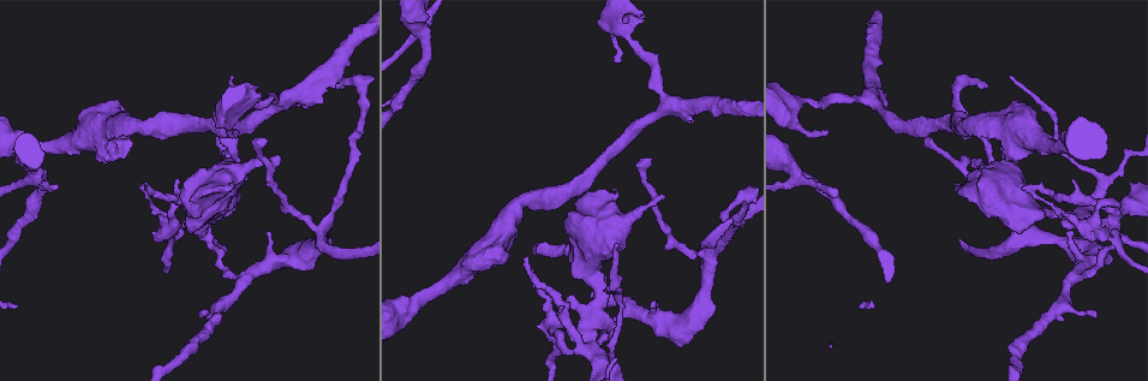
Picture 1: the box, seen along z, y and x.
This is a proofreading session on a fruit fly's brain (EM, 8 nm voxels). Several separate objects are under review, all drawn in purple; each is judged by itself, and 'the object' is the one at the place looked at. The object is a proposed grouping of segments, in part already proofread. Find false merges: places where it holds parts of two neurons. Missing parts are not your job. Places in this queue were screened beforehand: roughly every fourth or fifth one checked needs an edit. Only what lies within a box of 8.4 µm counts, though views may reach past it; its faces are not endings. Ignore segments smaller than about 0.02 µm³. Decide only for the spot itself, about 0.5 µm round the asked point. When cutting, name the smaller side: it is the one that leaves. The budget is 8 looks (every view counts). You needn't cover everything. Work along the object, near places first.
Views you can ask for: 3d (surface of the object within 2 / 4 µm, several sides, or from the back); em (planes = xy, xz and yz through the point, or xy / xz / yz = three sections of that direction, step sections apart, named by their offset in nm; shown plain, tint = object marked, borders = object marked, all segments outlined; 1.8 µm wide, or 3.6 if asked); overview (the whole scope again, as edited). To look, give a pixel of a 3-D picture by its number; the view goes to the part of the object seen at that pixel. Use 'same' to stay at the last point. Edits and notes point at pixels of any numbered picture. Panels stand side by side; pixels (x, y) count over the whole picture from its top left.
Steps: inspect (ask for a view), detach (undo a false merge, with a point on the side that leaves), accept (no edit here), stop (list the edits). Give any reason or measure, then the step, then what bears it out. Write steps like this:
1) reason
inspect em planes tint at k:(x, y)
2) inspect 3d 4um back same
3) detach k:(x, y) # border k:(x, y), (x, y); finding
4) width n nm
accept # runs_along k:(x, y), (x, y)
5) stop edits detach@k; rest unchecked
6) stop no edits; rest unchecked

three-way junction
inspect 3d 4um at 1:(322, 230)

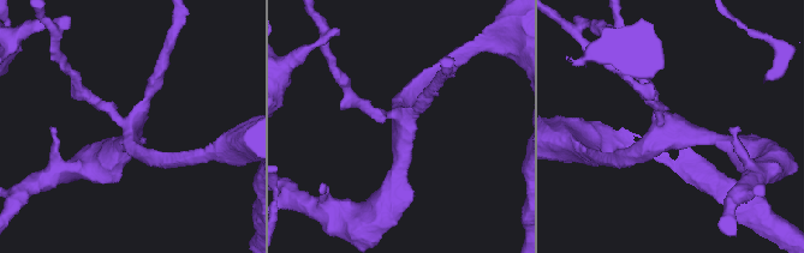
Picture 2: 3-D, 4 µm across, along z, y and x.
arms 3
inspect em xz step 4 tint at 2:(658, 123)

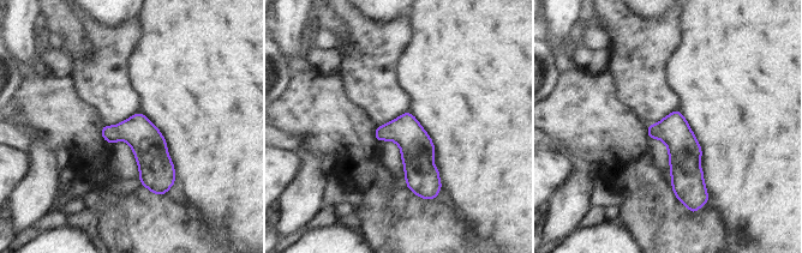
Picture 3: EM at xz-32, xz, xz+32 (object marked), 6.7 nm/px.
cut it another way
inspect em yz step 16 tint same

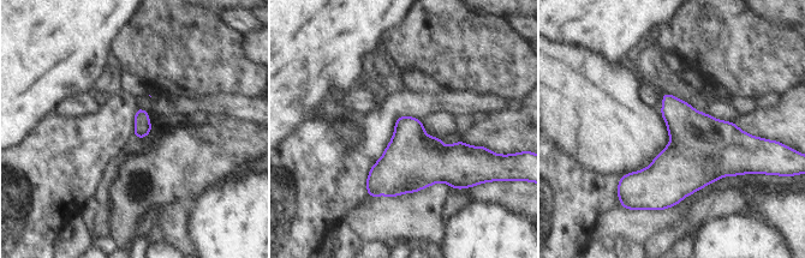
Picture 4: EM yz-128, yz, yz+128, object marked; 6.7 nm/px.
accept # one neuron here

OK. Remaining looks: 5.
abrupt turn
inspect 3d 4um at 1:(282, 101)

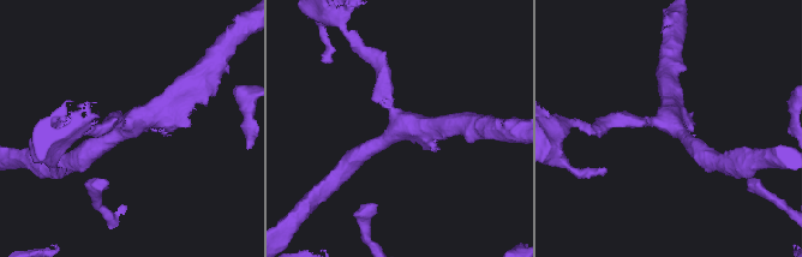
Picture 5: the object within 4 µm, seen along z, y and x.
inspect em yz step 16 tint at 5:(129, 122)

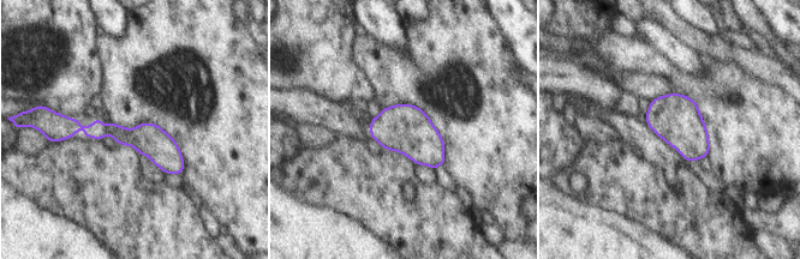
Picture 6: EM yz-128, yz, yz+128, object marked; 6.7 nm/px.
inspect em planes tint same

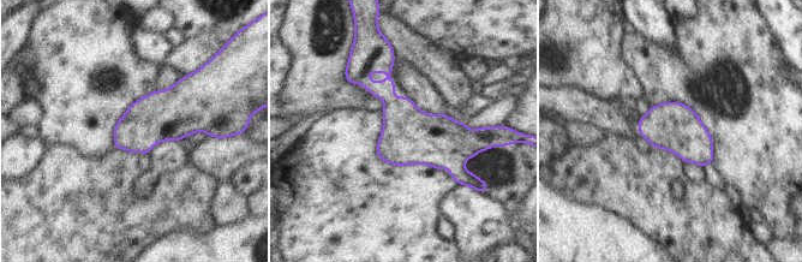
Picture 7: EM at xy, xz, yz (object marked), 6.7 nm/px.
width 320 nm
accept # all the same neuron

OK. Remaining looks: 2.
a fork
inspect 3d 2um at 1:(625, 33)

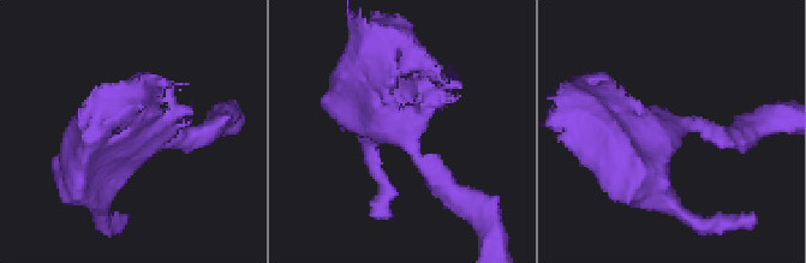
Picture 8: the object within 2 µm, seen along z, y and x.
inspect em 3.6um planes tint at 8:(672, 127)

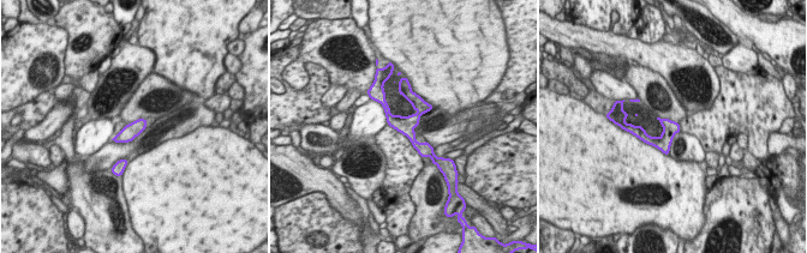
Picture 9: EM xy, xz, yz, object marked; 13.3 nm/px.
accept # runs_along 9:(405, 92), (417, 104), (412, 139), (426, 152); one neuron here

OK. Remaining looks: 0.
stop no edits; rest unchecked

